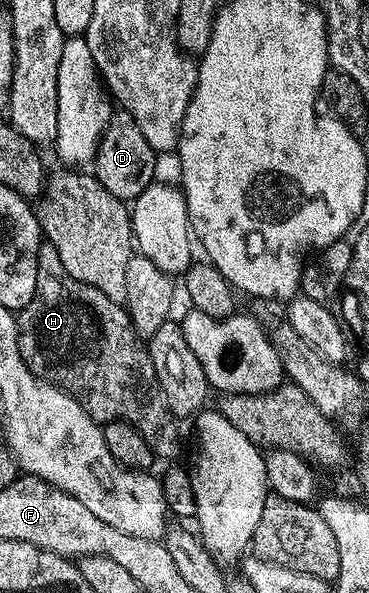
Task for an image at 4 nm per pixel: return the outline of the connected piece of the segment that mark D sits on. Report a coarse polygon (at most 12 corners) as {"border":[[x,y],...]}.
{"border":[[113,112],[92,162],[112,197],[132,201],[158,163],[140,125]]}

